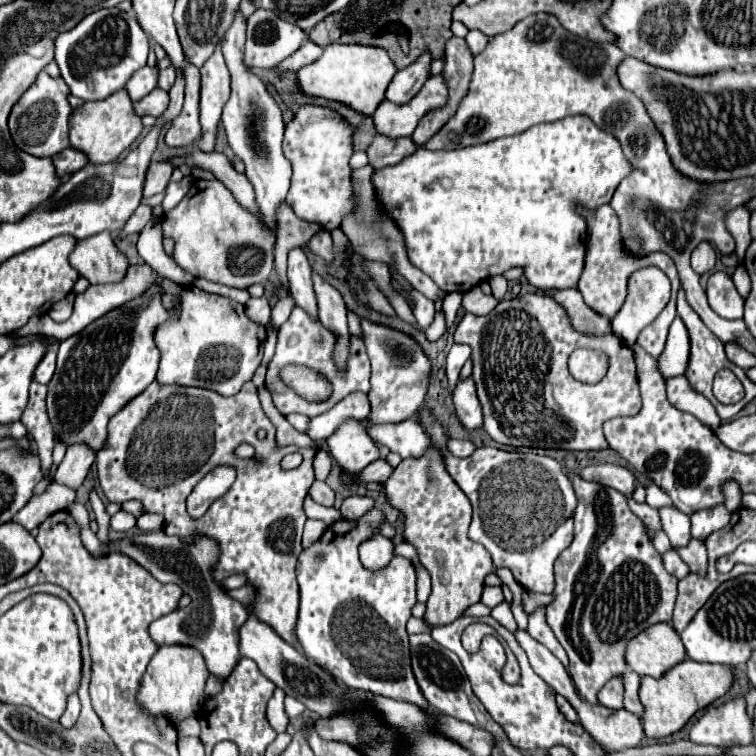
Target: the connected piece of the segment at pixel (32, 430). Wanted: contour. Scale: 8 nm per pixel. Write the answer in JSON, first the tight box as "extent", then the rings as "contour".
{"extent":[20,381,52,477],"contour":[[[32,381],[30,385],[30,401],[20,419],[28,433],[34,437],[38,445],[38,455],[42,461],[42,475],[50,477],[52,469],[52,425],[46,413],[46,385]]]}

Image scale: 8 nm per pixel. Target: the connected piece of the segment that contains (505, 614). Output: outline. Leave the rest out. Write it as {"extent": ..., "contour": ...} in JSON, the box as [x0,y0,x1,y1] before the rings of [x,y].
{"extent":[492,601,518,633],"contour":[[[504,601],[500,607],[494,607],[494,609],[492,609],[492,617],[494,617],[500,625],[504,625],[510,633],[516,633],[518,625],[516,625],[514,615],[512,615],[512,611],[510,611],[510,605],[508,605],[506,601]]]}

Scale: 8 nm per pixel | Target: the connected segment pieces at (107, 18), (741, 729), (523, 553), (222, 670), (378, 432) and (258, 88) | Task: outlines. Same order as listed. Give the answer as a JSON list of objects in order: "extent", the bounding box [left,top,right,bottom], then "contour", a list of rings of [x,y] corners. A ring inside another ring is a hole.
[{"extent":[54,7,148,101],"contour":[[[112,7],[90,13],[74,29],[60,33],[56,37],[54,59],[74,97],[82,101],[100,101],[122,89],[132,73],[146,65],[148,51],[148,35],[140,29],[134,13]]]},{"extent":[690,697,754,745],"contour":[[[734,697],[722,705],[708,707],[690,729],[690,741],[698,745],[750,745],[752,737],[754,725],[746,713],[744,697]]]},{"extent":[440,447,576,593],"contour":[[[480,447],[470,457],[454,457],[448,449],[440,449],[444,457],[444,465],[448,473],[454,477],[458,487],[468,495],[474,515],[470,525],[470,539],[482,543],[492,559],[494,567],[508,567],[514,573],[514,579],[528,591],[536,593],[552,593],[554,589],[554,561],[556,557],[572,543],[574,537],[574,521],[572,513],[576,509],[576,493],[562,465],[546,455],[536,453],[514,453],[502,451],[496,447]]]},{"extent":[68,502,248,679],"contour":[[[74,502],[68,509],[70,515],[79,524],[81,529],[81,540],[84,547],[90,552],[120,551],[128,557],[132,557],[136,563],[140,563],[144,569],[148,569],[158,581],[162,583],[176,583],[192,597],[192,603],[176,613],[170,613],[166,617],[160,617],[150,625],[150,635],[152,639],[163,645],[188,645],[194,647],[202,653],[208,671],[218,677],[226,679],[228,673],[236,667],[236,661],[240,659],[238,651],[238,631],[240,625],[248,619],[246,609],[242,603],[230,599],[216,581],[212,581],[210,567],[218,559],[218,547],[212,539],[208,537],[198,537],[196,545],[184,545],[180,539],[164,535],[162,531],[156,533],[136,533],[130,539],[122,539],[120,543],[110,543],[103,545],[90,529],[90,518],[86,507]]]},{"extent":[364,419,434,459],"contour":[[[366,419],[364,425],[368,429],[368,435],[374,441],[386,445],[402,459],[424,457],[424,453],[434,445],[432,439],[426,435],[424,427],[414,419],[396,423],[396,425],[370,425],[370,421]]]},{"extent":[222,11,290,229],"contour":[[[236,11],[236,17],[226,31],[222,43],[224,61],[232,73],[232,95],[224,107],[222,123],[228,135],[228,143],[234,149],[234,153],[244,161],[246,165],[246,177],[254,185],[256,201],[260,205],[260,213],[264,215],[268,227],[276,229],[276,207],[286,199],[288,187],[290,187],[290,163],[282,153],[282,135],[284,135],[284,121],[278,103],[268,93],[266,85],[250,73],[250,69],[242,63],[244,55],[244,39],[246,39],[246,19],[240,11]]]}]

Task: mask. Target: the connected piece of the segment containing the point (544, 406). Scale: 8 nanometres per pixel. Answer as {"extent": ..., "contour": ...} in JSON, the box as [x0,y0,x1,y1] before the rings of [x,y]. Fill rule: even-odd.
{"extent":[454,293,640,451],"contour":[[[542,293],[520,295],[510,301],[500,301],[498,307],[484,315],[466,313],[454,332],[454,341],[472,347],[472,379],[484,409],[484,431],[500,445],[538,447],[538,449],[566,449],[566,451],[602,451],[608,441],[602,425],[614,417],[628,417],[640,411],[640,391],[636,379],[636,365],[632,349],[614,333],[586,335],[572,329],[570,317],[562,305]],[[578,347],[600,349],[610,359],[610,369],[602,383],[586,385],[576,381],[568,371],[568,357]]]}

